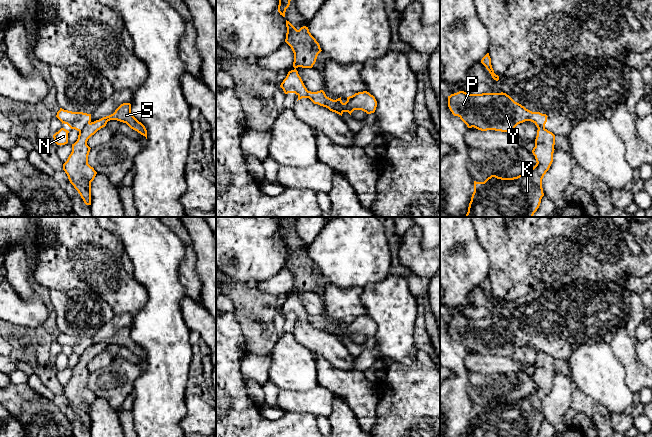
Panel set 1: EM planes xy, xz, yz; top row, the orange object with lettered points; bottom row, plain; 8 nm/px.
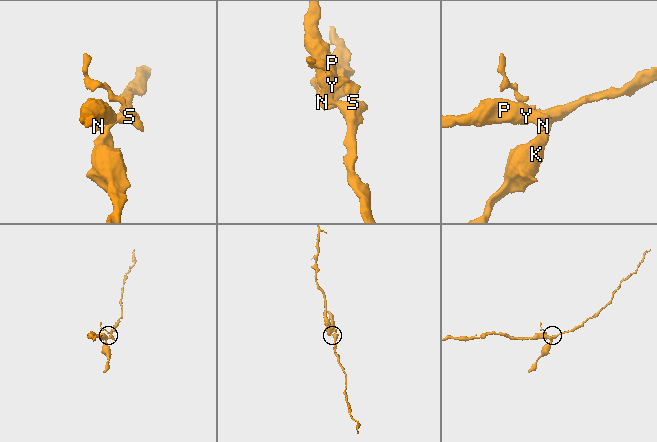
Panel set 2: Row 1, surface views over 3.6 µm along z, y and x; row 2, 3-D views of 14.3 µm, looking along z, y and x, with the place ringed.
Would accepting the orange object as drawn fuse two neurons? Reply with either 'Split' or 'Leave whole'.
Split

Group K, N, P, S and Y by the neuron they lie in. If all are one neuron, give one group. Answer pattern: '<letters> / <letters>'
K S / N P Y

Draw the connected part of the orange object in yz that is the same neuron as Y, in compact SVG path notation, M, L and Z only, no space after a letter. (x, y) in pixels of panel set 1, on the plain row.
M459 315L448 320L448 331L468 352L481 355L512 356L525 345L533 346L537 352L545 352L548 341L526 333L503 316L468 318Z

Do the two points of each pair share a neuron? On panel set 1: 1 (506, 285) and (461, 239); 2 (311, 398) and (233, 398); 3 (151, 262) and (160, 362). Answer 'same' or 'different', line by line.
1: different
2: different
3: same

